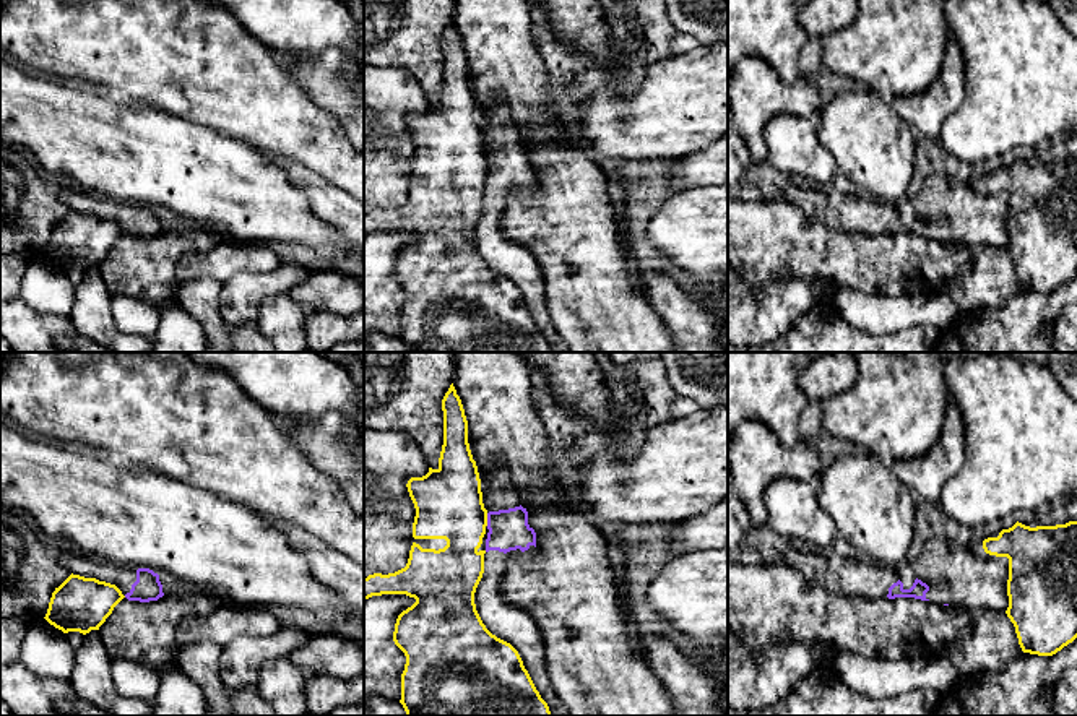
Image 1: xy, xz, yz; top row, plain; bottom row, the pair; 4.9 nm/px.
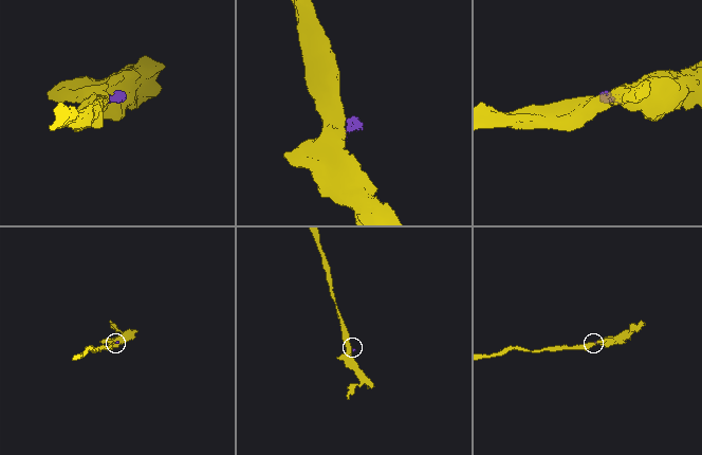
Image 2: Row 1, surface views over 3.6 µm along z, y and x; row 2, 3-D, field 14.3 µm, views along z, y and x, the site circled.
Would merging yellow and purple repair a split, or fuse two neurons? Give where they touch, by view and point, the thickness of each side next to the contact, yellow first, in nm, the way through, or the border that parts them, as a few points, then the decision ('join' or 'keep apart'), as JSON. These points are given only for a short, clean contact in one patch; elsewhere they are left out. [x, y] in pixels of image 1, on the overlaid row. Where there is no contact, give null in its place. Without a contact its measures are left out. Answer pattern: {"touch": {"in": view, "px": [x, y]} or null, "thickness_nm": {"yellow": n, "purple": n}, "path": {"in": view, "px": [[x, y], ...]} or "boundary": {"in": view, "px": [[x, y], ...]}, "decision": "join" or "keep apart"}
{"touch": {"in": "xz", "px": [486, 520]}, "thickness_nm": {"yellow": 340, "purple": 200}, "boundary": {"in": "xz", "px": [[486, 513], [488, 525]]}, "decision": "keep apart"}

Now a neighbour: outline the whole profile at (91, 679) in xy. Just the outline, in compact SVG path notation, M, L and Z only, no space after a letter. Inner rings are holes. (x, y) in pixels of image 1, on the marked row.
M97 630L84 635L75 651L75 666L68 682L76 698L89 701L114 716L154 716L151 701L123 698L117 693L110 674L112 658L102 645Z

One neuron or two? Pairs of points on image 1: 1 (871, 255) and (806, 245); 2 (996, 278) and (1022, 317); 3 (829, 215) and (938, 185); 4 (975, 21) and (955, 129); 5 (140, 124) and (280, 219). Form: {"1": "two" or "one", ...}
{"1": "one", "2": "two", "3": "one", "4": "one", "5": "one"}

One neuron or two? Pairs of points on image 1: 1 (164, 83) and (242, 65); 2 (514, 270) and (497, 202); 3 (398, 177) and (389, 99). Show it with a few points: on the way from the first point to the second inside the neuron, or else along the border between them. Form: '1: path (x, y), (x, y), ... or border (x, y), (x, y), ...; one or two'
1: path (184, 69), (223, 69); one
2: path (502, 254), (493, 244), (493, 218); one
3: path (389, 158), (389, 119); one

